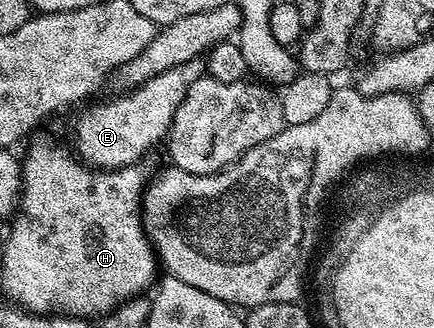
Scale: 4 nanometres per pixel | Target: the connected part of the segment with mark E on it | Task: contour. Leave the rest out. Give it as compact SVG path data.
M204 60L184 61L132 91L125 91L129 93L122 97L113 97L102 105L83 110L73 125L76 156L94 169L122 169L138 164L148 149L168 138L175 111L185 102L191 85L203 76L206 76Z

